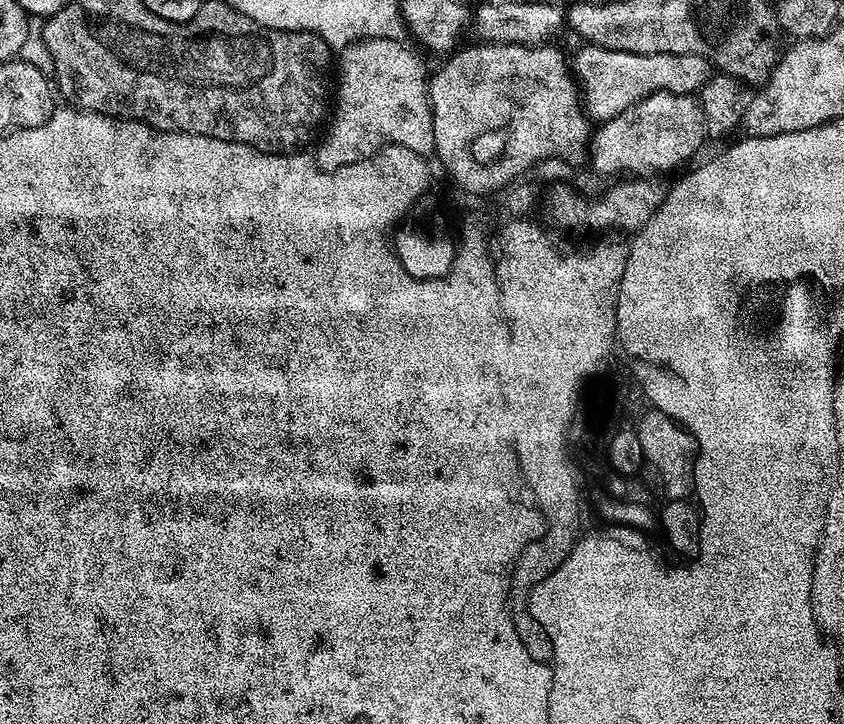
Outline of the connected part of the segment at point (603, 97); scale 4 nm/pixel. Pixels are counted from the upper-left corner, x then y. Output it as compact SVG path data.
M593 44L581 49L576 60L574 56L574 72L582 87L587 113L598 122L622 114L622 110L642 102L655 92L673 92L683 96L699 93L710 75L708 60L694 54L626 54Z

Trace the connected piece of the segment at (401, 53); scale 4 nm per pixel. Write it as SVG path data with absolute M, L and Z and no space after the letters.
M370 38L369 40L355 40L354 43L348 44L345 48L339 49L338 52L338 76L340 72L340 89L334 92L334 116L336 112L336 121L332 124L332 129L328 132L328 141L321 146L317 152L314 152L316 167L325 170L341 168L343 164L353 164L363 160L371 160L372 155L379 152L381 148L388 147L389 144L406 146L414 150L425 158L431 157L436 151L434 146L434 126L432 125L432 104L428 101L428 85L430 83L429 69L424 69L424 64L404 45L400 40L387 40L386 38Z

